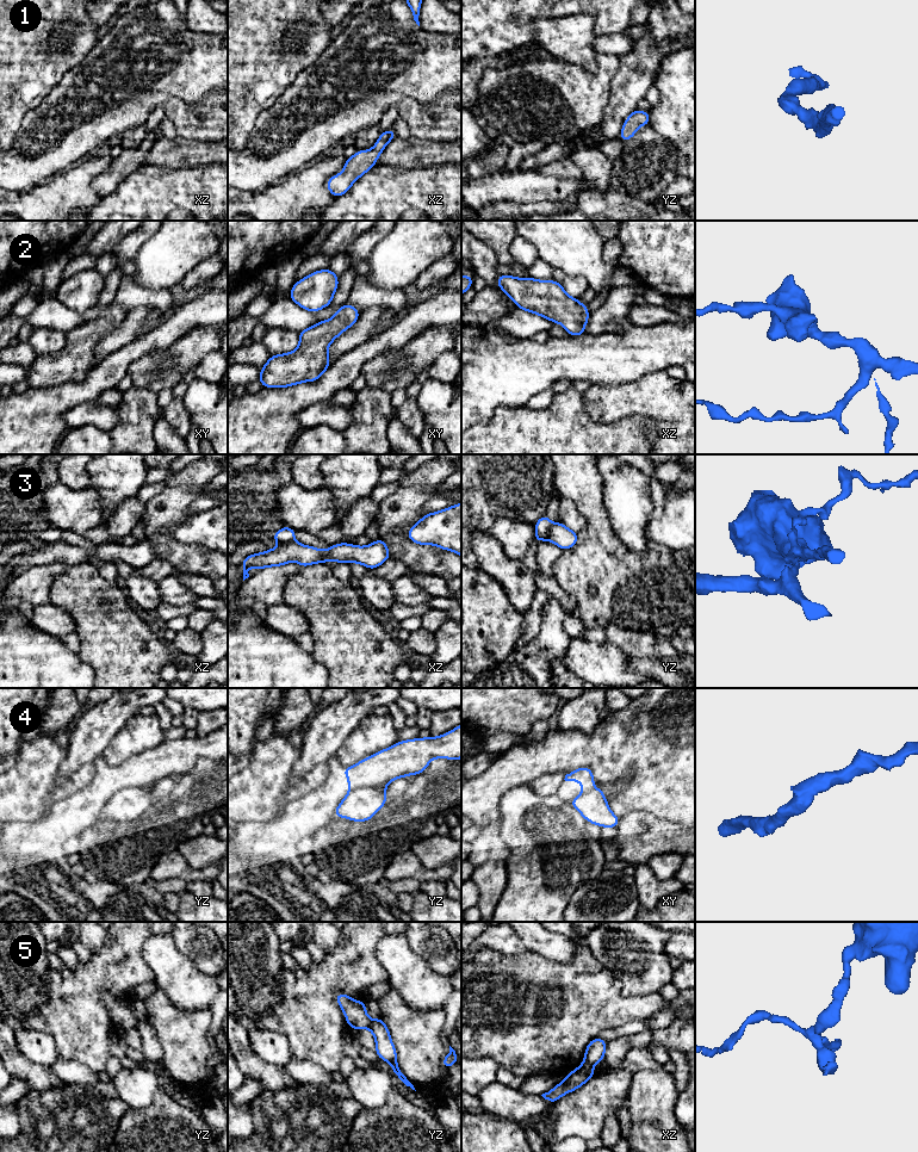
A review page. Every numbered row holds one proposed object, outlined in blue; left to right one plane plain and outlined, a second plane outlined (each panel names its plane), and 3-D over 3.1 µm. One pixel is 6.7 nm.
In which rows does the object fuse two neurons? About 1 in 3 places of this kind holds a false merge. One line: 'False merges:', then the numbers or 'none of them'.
False merges: 3, 4, 5

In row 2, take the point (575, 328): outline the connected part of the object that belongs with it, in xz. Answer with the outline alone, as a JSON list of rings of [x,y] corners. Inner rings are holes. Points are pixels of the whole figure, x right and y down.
[[[500,274],[496,283],[519,310],[526,310],[563,324],[571,336],[585,334],[584,327],[589,321],[588,305],[569,296],[562,283],[507,274]]]

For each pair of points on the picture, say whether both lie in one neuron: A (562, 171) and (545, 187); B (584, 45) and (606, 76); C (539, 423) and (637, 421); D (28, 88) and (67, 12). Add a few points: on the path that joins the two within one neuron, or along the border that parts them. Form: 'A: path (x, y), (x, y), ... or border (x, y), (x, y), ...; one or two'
A: border (537, 171), (547, 175), (578, 179); two
B: border (597, 53), (594, 70), (587, 70), (566, 62); two
C: path (563, 433), (613, 433); one
D: path (28, 69), (28, 53), (48, 31); one

